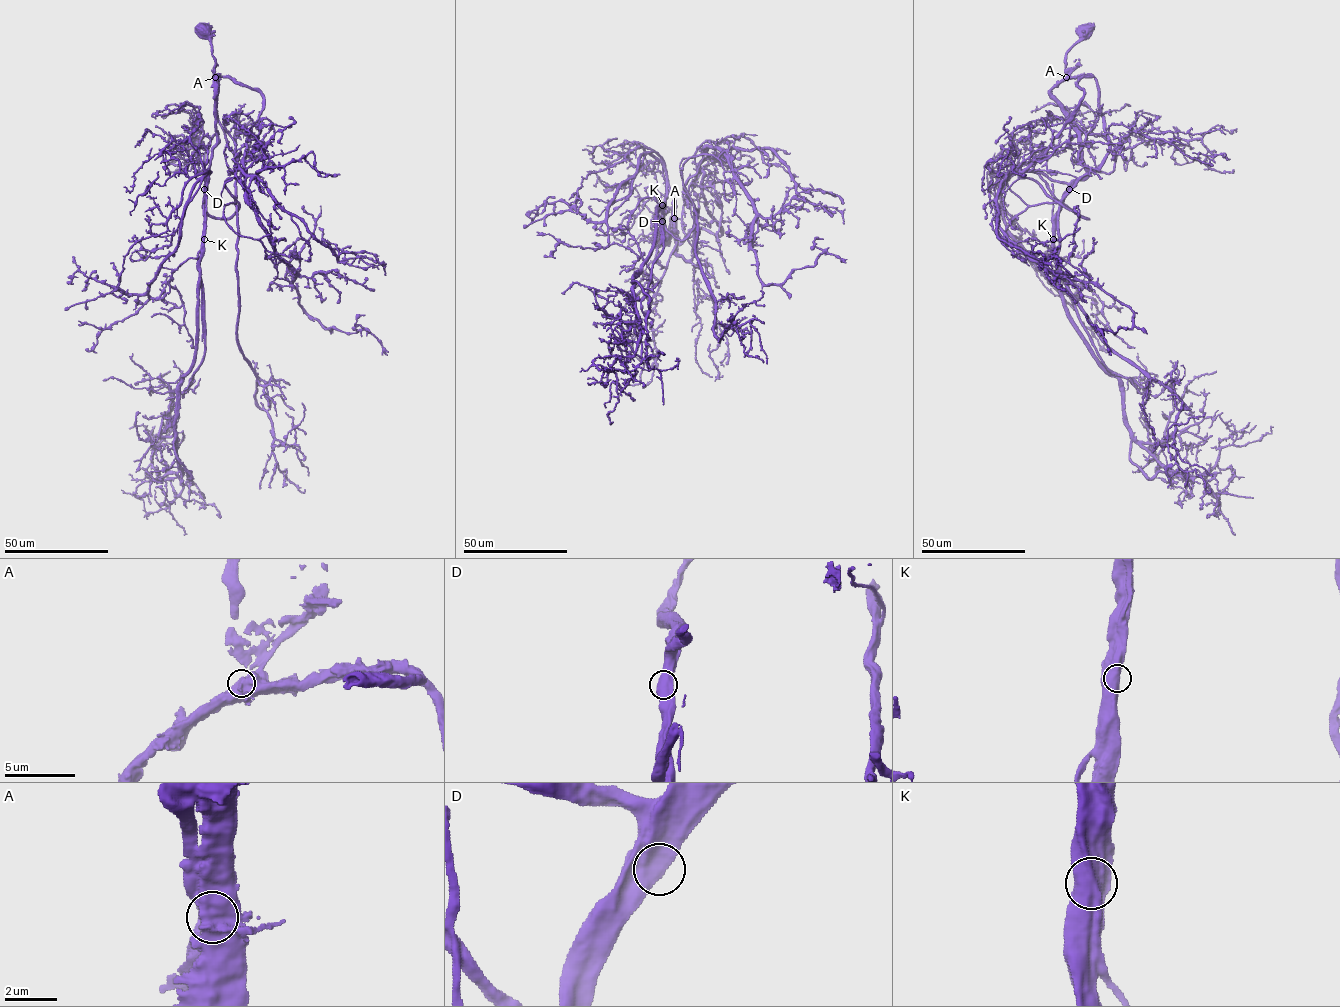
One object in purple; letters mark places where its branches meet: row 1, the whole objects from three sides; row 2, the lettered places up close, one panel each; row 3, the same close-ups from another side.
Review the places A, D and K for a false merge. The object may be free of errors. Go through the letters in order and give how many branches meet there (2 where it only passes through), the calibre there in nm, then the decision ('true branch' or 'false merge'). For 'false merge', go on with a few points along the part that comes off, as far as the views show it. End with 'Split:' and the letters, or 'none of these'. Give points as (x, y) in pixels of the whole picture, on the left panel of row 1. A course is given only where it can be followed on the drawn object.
A: 1 branches meet; 950 nm thick; true branch
D: 1 branches meet; 900 nm thick; true branch
K: 1 branches meet; 900 nm thick; false merge; foreign part runs (204, 239), (200, 261), (202, 341)
Split: K

